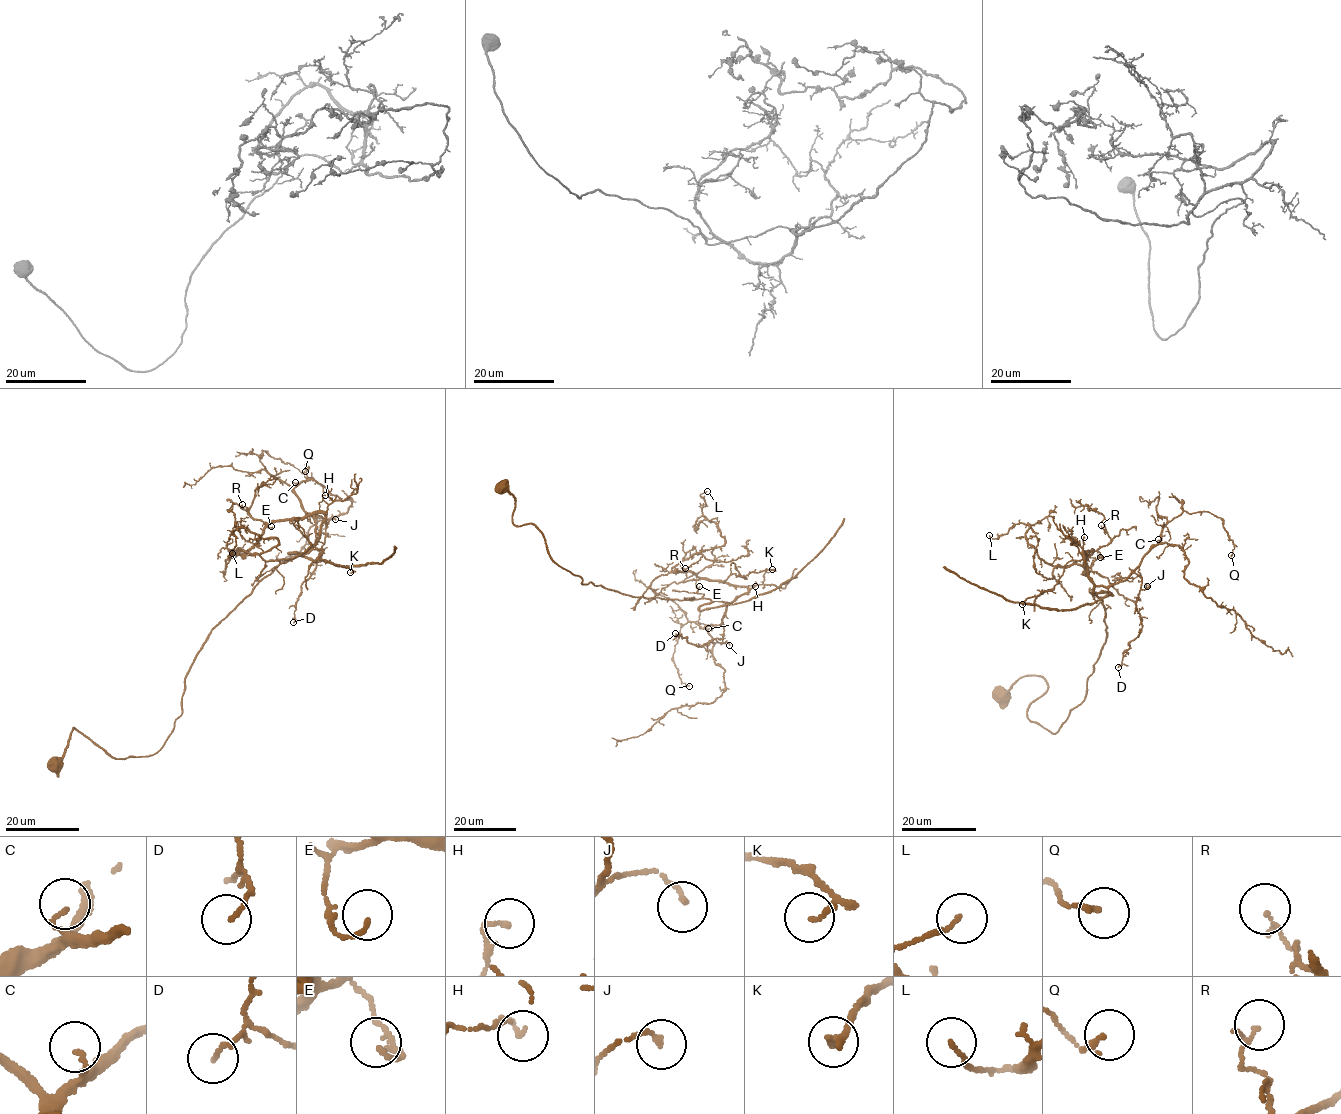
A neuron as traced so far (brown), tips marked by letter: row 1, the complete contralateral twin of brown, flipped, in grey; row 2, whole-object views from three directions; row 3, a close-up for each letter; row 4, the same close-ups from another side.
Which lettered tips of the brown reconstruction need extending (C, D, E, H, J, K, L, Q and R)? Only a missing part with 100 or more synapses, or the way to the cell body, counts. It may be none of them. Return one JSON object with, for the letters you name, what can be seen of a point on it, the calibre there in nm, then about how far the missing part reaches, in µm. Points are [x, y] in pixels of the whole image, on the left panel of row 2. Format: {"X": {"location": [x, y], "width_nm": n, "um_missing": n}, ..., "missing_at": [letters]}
{"missing_at": []}

